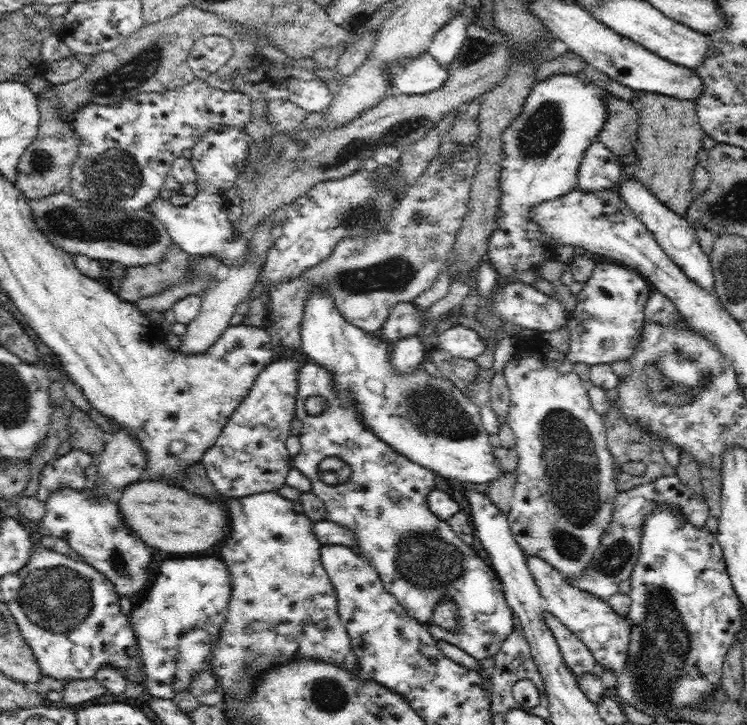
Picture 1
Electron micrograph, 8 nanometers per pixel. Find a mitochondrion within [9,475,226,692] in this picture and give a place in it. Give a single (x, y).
(58, 599)

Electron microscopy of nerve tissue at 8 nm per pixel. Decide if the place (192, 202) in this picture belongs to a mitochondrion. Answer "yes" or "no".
no

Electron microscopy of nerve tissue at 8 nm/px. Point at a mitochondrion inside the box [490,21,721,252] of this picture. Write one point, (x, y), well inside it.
(536, 138)

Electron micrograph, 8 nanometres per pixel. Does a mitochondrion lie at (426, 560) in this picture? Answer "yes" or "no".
yes

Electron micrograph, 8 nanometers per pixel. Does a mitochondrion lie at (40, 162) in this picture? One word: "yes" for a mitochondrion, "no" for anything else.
yes

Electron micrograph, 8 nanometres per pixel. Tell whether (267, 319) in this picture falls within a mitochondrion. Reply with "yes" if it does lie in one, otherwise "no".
no

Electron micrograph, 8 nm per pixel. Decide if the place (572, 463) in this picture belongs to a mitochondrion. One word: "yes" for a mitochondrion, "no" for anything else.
yes

